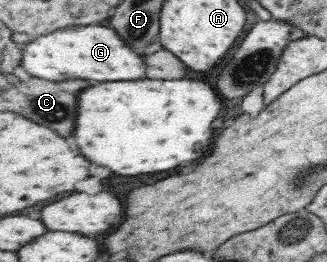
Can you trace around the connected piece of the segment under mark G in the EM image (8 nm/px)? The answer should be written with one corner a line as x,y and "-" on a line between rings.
107,24
77,25
77,27
61,28
53,33
35,38
22,46
22,67
31,75
51,81
79,79
95,79
95,81
131,81
145,77
145,59
137,55
123,39

